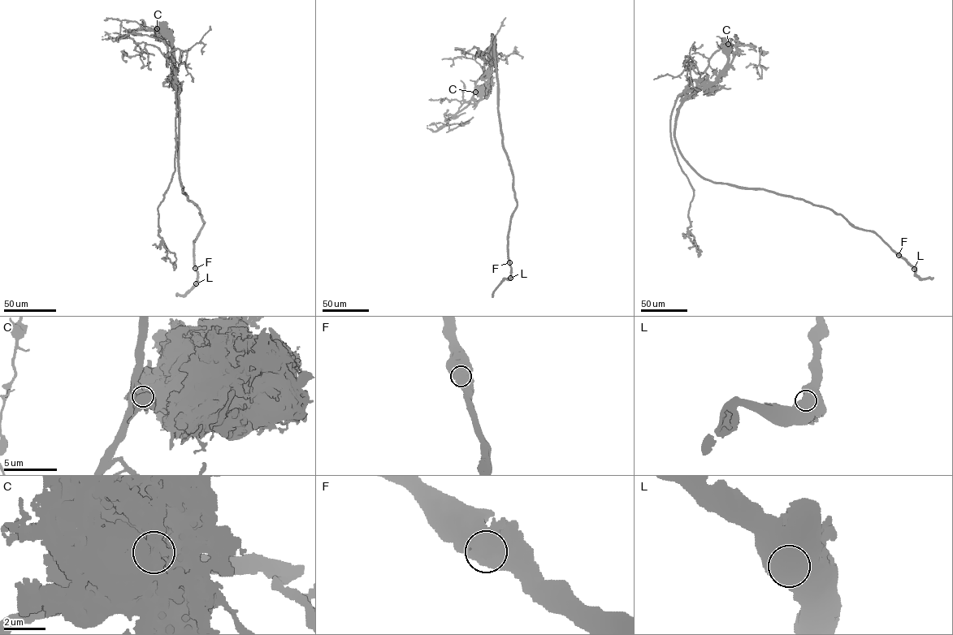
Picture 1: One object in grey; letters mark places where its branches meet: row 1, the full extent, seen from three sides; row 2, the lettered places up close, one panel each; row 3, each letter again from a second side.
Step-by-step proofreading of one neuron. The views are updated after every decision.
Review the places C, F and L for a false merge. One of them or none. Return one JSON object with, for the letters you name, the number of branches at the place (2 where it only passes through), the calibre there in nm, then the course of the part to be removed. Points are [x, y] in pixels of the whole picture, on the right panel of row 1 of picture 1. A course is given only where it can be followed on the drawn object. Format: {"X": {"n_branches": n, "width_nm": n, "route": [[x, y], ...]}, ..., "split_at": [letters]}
{"C": {"n_branches": 1, "width_nm": 1350, "route": [[728, 44], [714, 53], [703, 73], [697, 74], [683, 63], [687, 62], [690, 63], [680, 75], [653, 79]]}, "split_at": ["C"]}

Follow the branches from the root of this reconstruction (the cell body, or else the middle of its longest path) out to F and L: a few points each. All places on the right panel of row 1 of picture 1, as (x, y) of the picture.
F: (725, 46), (727, 64), (717, 79), (678, 109), (682, 156), (713, 182), (831, 209), (898, 255)
L: (725, 46), (727, 64), (717, 79), (678, 109), (682, 156), (713, 182), (831, 209), (874, 231), (914, 269)

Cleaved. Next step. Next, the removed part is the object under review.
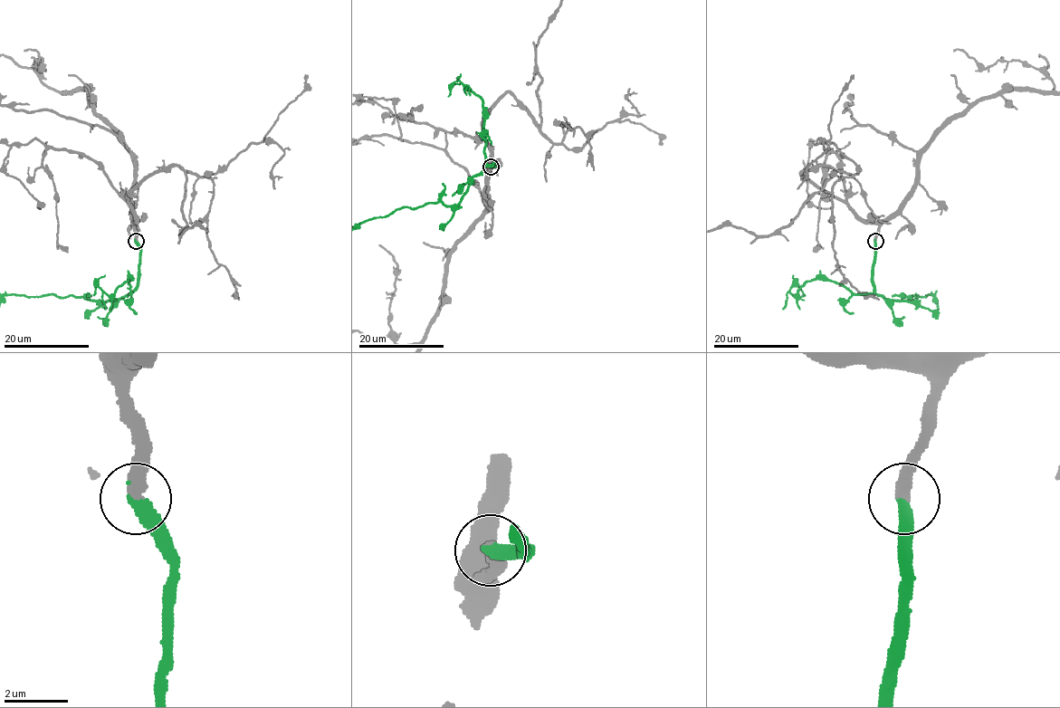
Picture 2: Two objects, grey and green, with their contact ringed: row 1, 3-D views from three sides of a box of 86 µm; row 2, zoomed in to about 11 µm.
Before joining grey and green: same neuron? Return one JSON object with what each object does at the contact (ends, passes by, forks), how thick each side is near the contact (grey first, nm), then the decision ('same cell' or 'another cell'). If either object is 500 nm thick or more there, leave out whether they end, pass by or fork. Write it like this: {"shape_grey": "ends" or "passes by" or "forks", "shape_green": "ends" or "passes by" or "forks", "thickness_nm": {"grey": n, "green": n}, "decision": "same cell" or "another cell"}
{"shape_grey": "ends", "shape_green": "ends", "thickness_nm": {"grey": 420, "green": 360}, "decision": "same cell"}

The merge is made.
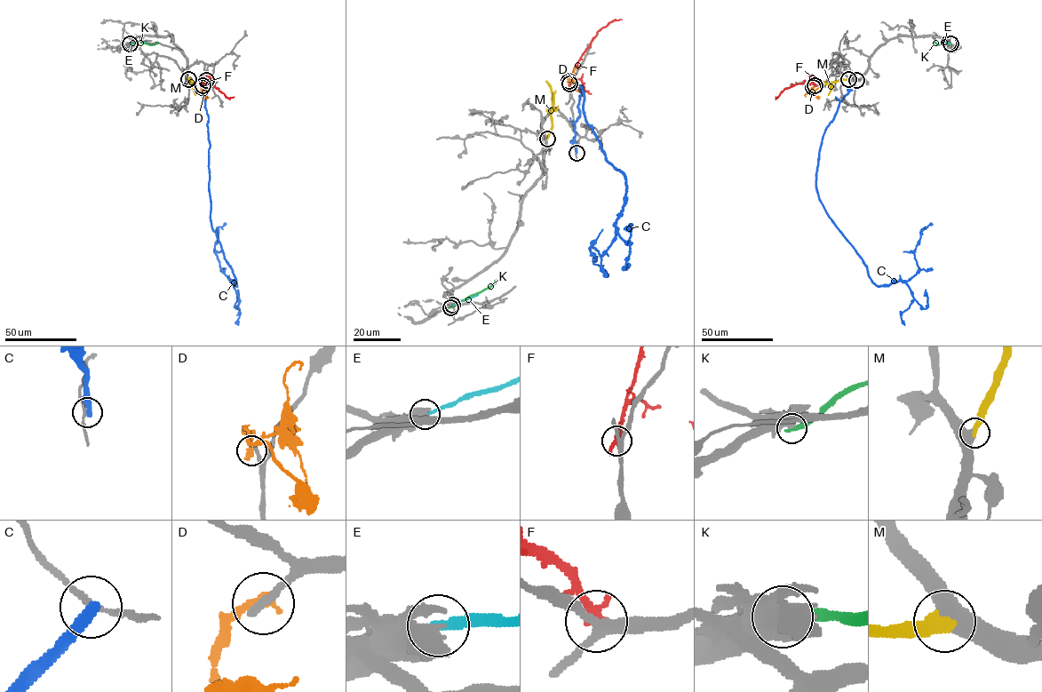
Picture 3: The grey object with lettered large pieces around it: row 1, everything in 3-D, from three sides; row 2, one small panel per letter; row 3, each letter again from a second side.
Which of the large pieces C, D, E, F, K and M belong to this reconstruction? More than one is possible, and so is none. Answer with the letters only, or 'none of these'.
M

